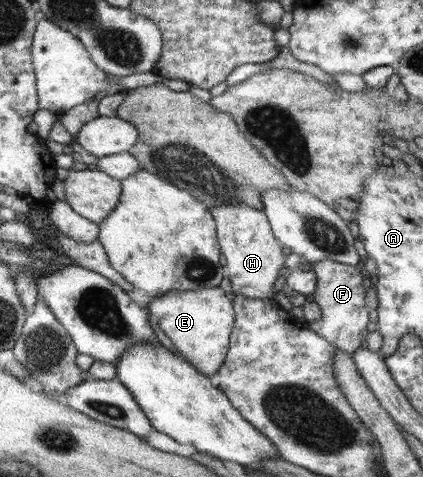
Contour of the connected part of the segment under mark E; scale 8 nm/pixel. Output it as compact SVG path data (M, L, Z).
M219 287L176 290L152 298L147 309L153 322L175 343L178 352L203 374L212 377L226 363L236 325L234 294Z

